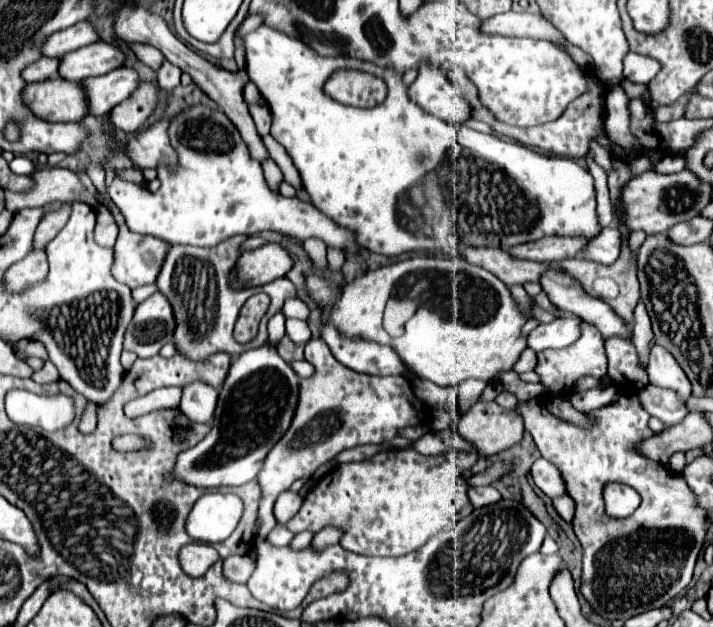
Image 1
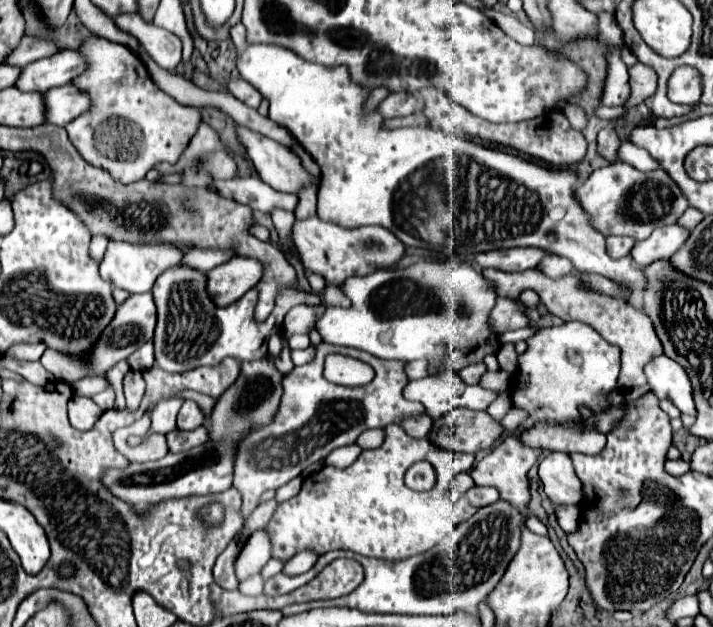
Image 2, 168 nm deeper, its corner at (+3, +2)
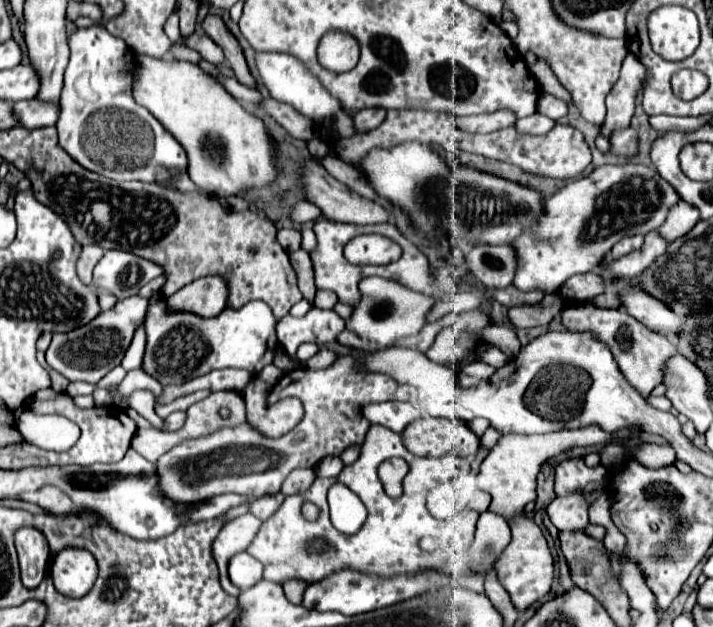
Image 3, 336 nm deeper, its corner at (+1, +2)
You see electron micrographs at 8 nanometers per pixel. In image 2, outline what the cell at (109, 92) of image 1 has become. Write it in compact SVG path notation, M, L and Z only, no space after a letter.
M72 83L50 89L44 93L44 117L46 123L64 127L68 121L76 119L76 115L88 109L88 95L80 93Z

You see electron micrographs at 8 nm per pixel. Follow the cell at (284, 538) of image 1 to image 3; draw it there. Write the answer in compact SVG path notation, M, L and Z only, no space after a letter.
M246 551L236 553L230 559L228 571L230 571L232 583L236 587L240 587L242 591L250 589L252 585L256 585L262 579L262 563L254 557L250 557L250 553L246 553Z

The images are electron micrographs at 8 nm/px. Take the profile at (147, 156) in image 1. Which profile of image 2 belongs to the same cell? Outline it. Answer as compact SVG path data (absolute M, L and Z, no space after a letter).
M92 35L82 41L82 45L78 47L78 53L84 57L86 69L78 77L74 77L72 83L90 97L92 107L86 113L82 113L80 117L76 117L74 121L70 121L66 125L66 133L72 141L72 145L82 155L82 159L92 167L108 171L114 181L124 183L124 185L144 179L146 173L156 163L166 161L166 163L174 165L180 159L180 155L184 153L184 149L188 147L190 139L194 137L194 133L202 121L200 111L196 107L180 105L174 97L170 97L160 87L156 87L144 61L126 45L112 43L104 37Z

